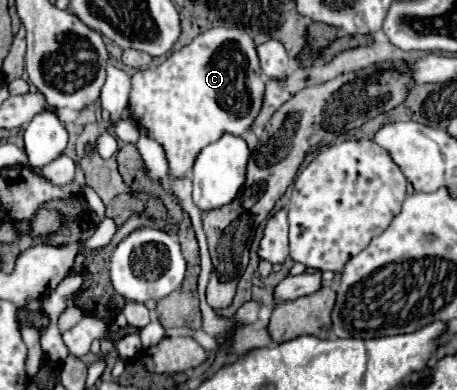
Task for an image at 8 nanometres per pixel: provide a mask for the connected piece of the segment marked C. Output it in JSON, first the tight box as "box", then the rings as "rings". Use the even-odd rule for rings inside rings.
{"box":[130,26,264,178],"rings":[[[220,26],[202,32],[188,46],[184,46],[178,52],[172,52],[160,66],[138,70],[132,76],[130,110],[134,114],[136,124],[144,126],[150,132],[150,136],[164,146],[170,164],[170,176],[178,178],[188,172],[188,168],[194,164],[196,154],[204,146],[216,142],[224,132],[236,136],[244,134],[262,106],[262,94],[264,82],[260,78],[254,40],[240,28]]]}

